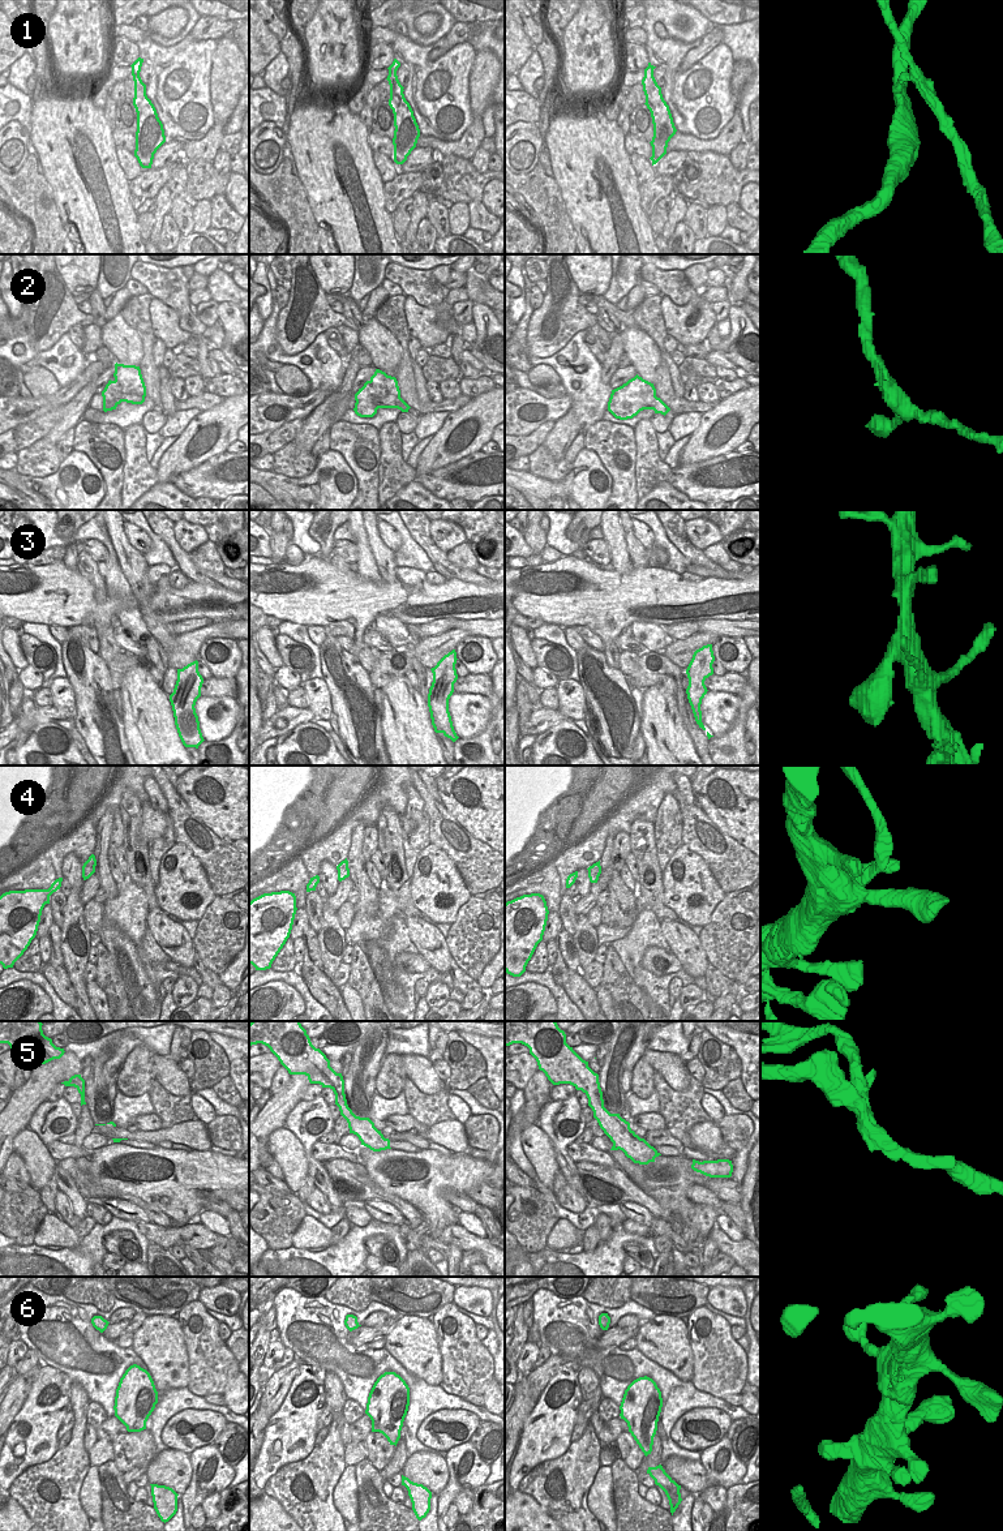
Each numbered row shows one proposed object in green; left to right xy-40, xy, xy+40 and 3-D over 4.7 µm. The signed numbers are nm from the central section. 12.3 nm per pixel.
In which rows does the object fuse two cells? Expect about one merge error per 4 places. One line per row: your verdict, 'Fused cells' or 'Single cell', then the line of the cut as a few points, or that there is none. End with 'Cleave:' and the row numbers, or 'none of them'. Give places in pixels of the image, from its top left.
1: Fused cells. Split along xy (395, 71), (389, 74)
2: Fused cells. Split along xy+40 (656, 397), (656, 401), (644, 408)
3: Single cell. No split
4: Fused cells. Split along xy+40 (594, 865), (588, 871)
5: Fused cells. Split along xy+40 (605, 1132), (613, 1131), (616, 1133), (618, 1148)
6: Single cell. No split
Cleave: 1, 2, 4, 5

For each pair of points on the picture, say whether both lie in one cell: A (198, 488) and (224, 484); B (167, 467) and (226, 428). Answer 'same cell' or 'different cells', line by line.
A: same cell
B: same cell

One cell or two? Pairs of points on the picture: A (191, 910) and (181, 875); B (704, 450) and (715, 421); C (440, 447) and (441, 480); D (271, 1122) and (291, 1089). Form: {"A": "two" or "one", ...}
{"A": "one", "B": "one", "C": "two", "D": "one"}

